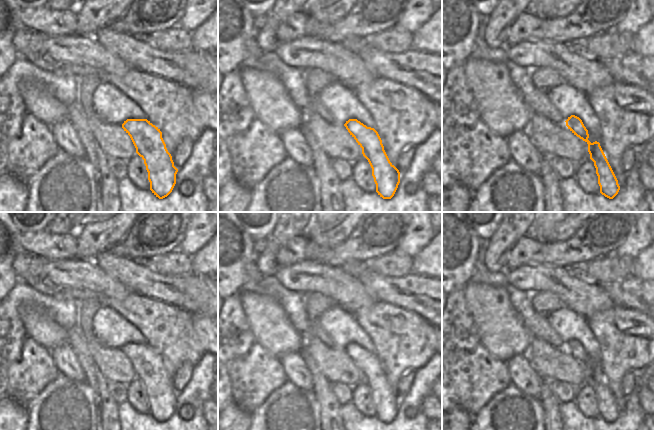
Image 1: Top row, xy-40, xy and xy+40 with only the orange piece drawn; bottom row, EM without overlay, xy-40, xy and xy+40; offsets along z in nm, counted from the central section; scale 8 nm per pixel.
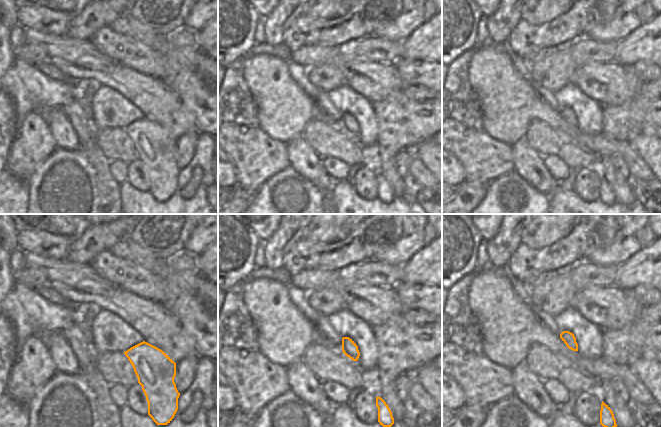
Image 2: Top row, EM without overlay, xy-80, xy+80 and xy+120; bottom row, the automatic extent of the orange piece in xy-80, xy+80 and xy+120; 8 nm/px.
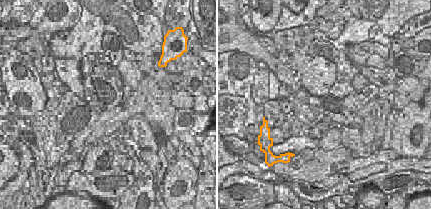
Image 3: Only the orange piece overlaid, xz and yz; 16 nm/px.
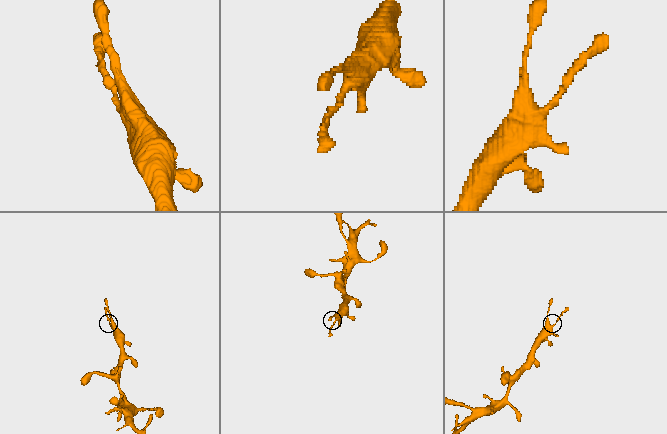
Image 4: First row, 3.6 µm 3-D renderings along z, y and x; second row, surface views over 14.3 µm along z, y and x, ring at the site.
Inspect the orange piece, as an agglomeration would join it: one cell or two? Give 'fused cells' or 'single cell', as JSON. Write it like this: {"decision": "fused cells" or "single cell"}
{"decision": "single cell"}

